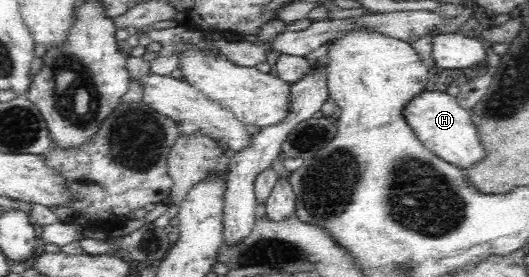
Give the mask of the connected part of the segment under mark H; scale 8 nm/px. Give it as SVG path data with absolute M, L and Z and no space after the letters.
M422 90L405 103L402 115L410 129L424 144L424 148L430 150L435 156L462 170L482 159L484 152L478 139L477 129L472 123L470 111L461 107L455 96L445 91Z

